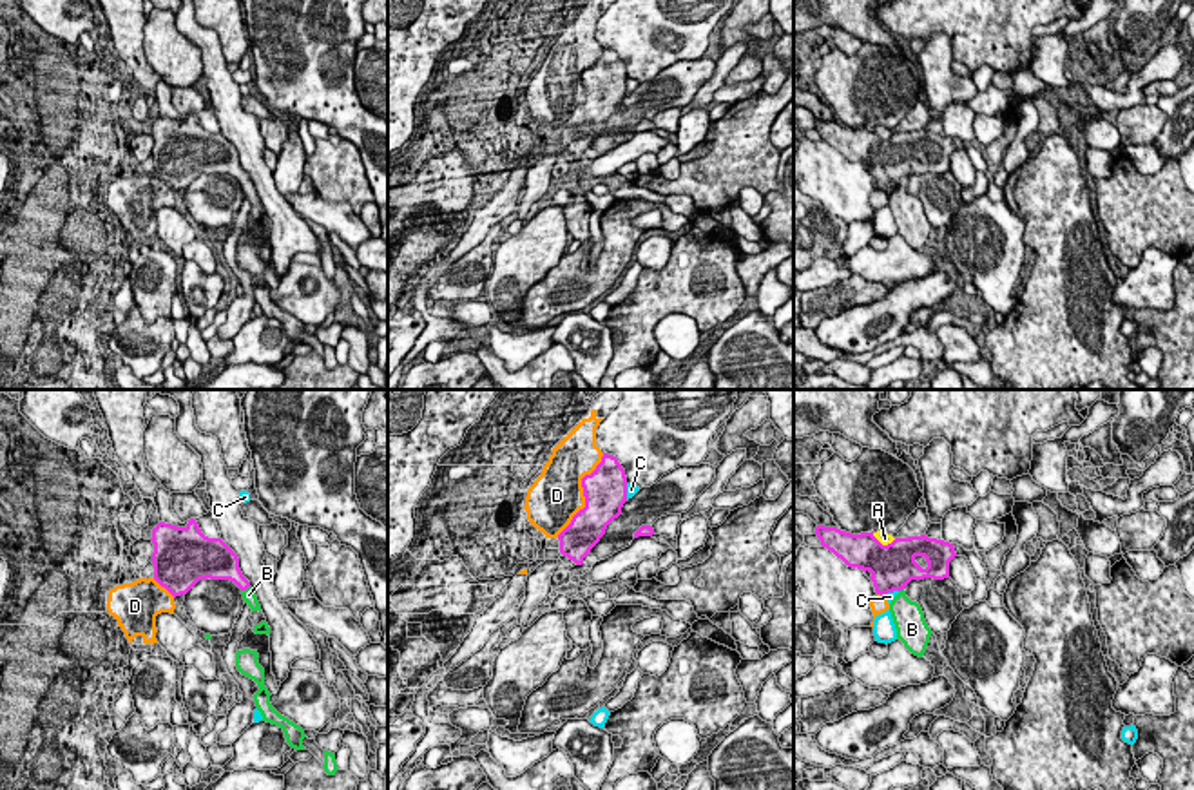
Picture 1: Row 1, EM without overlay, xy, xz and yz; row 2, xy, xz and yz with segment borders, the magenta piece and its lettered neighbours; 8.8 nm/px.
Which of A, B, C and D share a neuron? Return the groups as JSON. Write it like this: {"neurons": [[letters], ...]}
{"neurons": [["A"], ["B"], ["C"], ["D"]]}

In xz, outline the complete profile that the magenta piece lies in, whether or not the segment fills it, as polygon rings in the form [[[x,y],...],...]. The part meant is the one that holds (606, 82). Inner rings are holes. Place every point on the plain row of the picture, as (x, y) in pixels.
[[[603,47],[591,69],[582,72],[585,101],[558,129],[560,147],[576,159],[605,129],[607,120],[621,109],[627,96],[627,71],[616,51]]]

